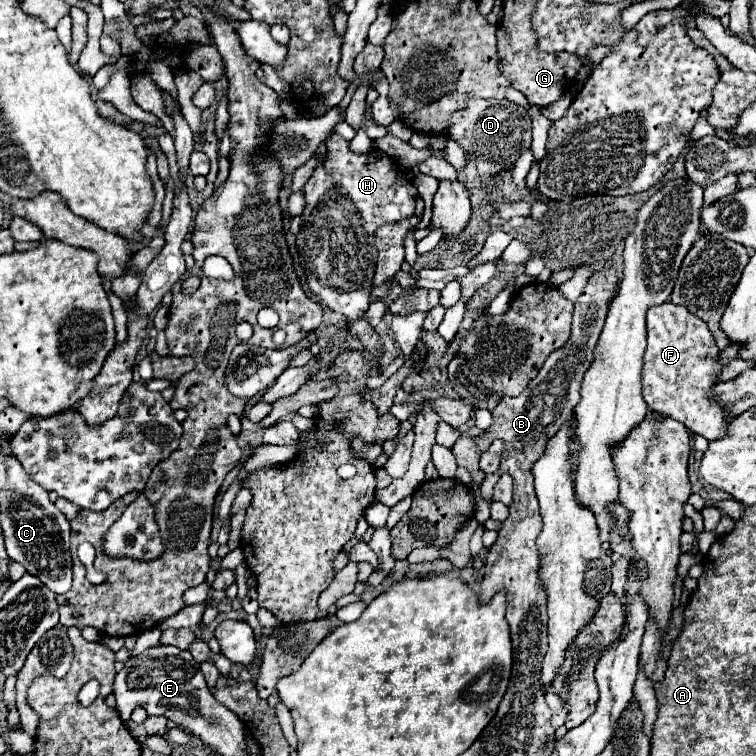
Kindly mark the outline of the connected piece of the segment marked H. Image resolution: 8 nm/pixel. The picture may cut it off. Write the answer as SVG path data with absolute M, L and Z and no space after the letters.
M333 134L327 140L327 150L327 158L315 168L303 188L307 196L307 206L301 214L305 224L297 236L295 248L303 258L309 290L317 294L327 308L343 314L353 336L361 340L373 358L379 358L383 340L365 320L377 262L373 232L381 224L413 216L413 194L417 194L417 190L401 168L379 150L355 154L349 150L349 142L339 134Z

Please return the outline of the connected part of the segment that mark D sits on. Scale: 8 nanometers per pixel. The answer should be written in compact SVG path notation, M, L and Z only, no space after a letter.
M467 100L467 108L459 110L451 118L449 136L467 150L467 154L475 154L475 164L483 186L487 188L487 178L515 166L519 154L531 146L531 118L527 108L517 106L509 100Z

